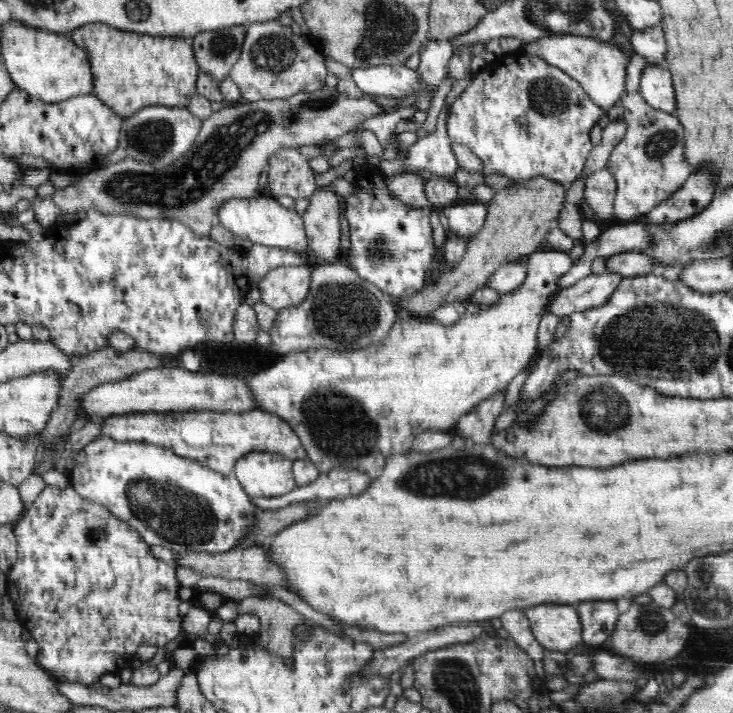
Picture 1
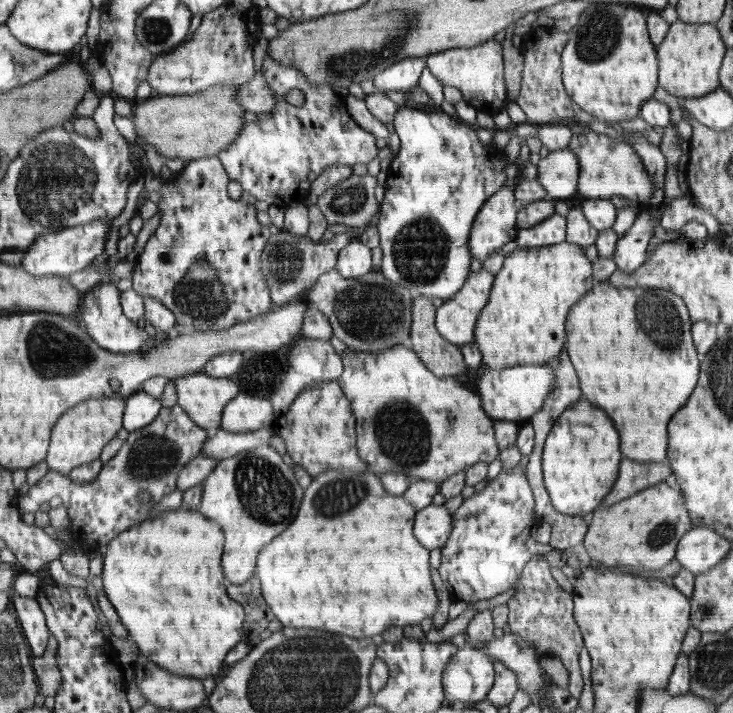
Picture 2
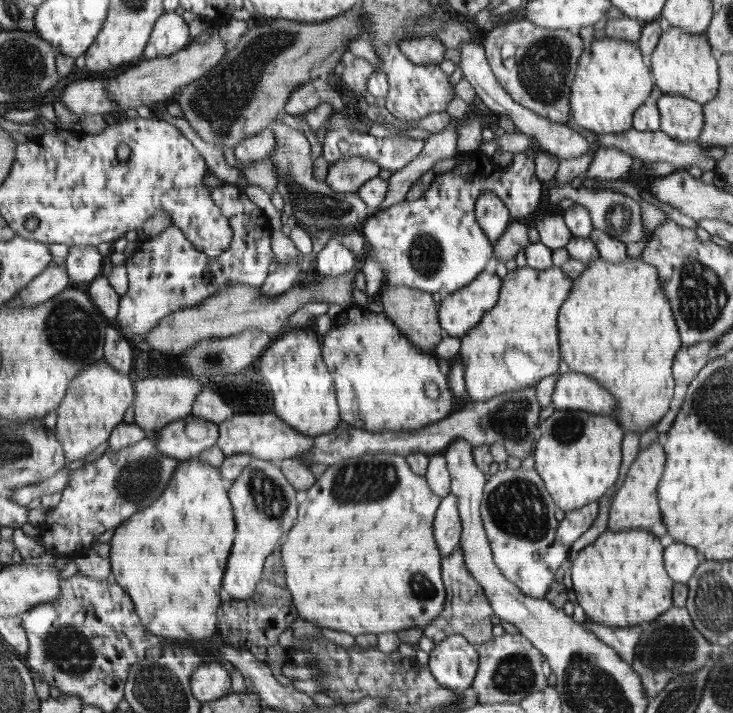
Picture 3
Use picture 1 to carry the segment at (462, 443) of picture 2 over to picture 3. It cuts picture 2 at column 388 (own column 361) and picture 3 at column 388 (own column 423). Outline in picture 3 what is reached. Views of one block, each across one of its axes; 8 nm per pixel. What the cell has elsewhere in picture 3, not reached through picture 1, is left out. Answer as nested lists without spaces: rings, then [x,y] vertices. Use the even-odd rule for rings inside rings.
[[[350,306],[338,314],[333,320],[330,330],[322,335],[322,354],[325,364],[330,368],[337,384],[338,406],[340,406],[341,420],[352,427],[371,433],[415,432],[429,425],[434,425],[456,410],[454,396],[448,388],[446,376],[440,372],[440,366],[428,352],[420,350],[410,342],[408,336],[384,314],[376,311]],[[434,381],[440,388],[436,399],[426,396],[424,385]]]

